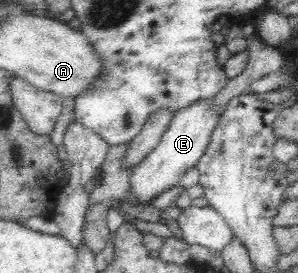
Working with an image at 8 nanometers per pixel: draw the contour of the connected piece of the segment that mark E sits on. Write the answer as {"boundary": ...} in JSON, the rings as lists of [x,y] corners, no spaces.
{"boundary":[[[214,96],[202,98],[177,110],[160,143],[129,173],[128,188],[135,194],[137,204],[146,204],[160,192],[176,186],[186,170],[196,165],[204,156],[224,108],[224,106],[215,106],[212,102],[213,98]]]}

